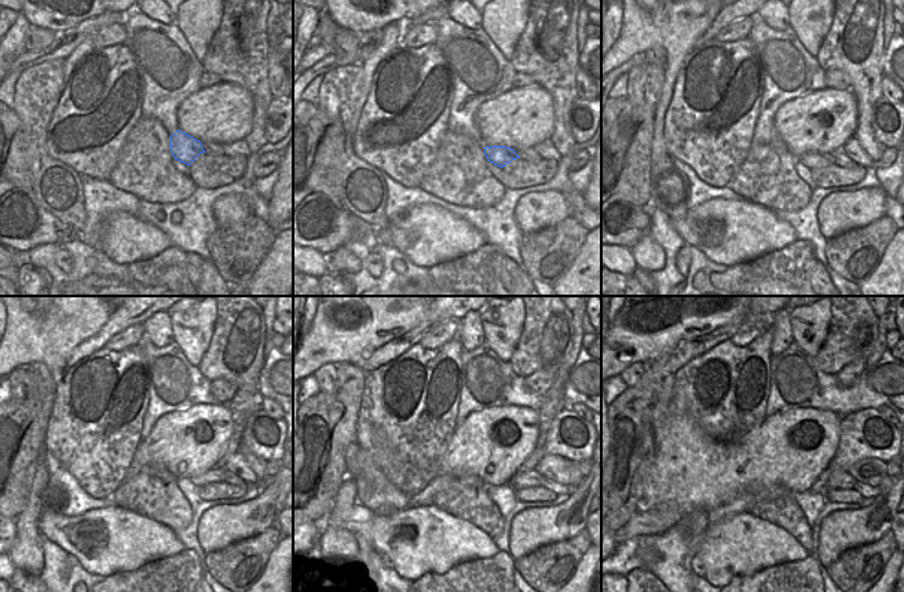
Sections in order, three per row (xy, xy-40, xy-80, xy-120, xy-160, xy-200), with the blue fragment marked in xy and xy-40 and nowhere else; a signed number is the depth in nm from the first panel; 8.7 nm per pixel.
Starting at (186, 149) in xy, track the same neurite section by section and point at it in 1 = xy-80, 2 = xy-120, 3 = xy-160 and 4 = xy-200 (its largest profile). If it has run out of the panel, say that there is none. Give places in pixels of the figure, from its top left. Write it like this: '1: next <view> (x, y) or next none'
1: next xy-80 (812, 160)
2: next xy-120 (215, 475)
3: next xy-160 (522, 479)
4: next xy-200 (838, 479)

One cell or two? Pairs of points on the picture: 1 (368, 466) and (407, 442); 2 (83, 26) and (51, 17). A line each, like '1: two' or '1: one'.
1: two
2: two

